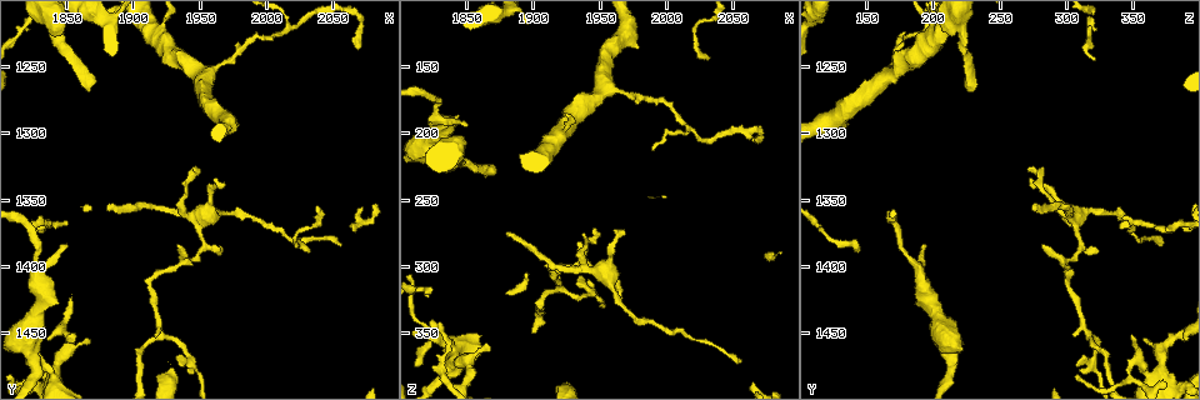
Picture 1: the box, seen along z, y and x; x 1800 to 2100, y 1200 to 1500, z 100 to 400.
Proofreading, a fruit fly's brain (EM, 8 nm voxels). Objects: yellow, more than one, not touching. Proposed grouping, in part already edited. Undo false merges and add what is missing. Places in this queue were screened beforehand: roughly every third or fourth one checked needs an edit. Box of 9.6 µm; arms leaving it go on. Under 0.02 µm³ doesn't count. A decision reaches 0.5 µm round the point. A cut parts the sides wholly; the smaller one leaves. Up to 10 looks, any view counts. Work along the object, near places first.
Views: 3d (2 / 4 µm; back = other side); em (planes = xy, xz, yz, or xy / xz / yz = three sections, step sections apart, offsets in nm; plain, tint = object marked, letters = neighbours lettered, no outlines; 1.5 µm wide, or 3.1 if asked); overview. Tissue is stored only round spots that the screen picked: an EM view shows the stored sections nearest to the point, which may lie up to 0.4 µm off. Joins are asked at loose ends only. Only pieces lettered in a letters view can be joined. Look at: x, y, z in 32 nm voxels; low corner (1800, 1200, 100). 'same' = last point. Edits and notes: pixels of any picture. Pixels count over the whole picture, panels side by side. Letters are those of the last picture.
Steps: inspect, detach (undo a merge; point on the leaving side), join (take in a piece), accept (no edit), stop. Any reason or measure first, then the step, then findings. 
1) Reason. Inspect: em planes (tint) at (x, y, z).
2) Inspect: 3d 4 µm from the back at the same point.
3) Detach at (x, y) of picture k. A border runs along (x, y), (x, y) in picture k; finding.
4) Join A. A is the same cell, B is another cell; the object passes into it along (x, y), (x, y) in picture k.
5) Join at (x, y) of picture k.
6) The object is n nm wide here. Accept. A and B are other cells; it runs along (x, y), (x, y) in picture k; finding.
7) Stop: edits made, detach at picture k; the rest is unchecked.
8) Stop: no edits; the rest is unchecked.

Inspect: em planes (letters) at (1864, 1264, 234).

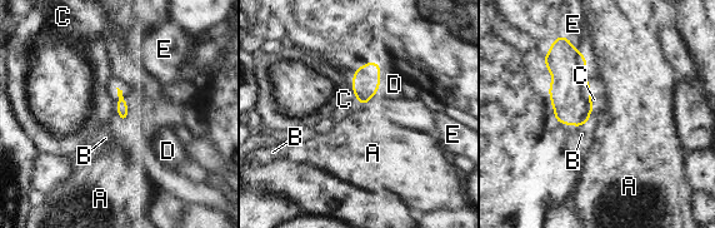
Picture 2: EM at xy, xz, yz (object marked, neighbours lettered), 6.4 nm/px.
Join D. D is the same cell, A, B, C and E are other cells; the object passes into it along (365, 84), (379, 80), (394, 84) in picture 2; it goes on there.

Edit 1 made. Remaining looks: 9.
Inspect: overview.

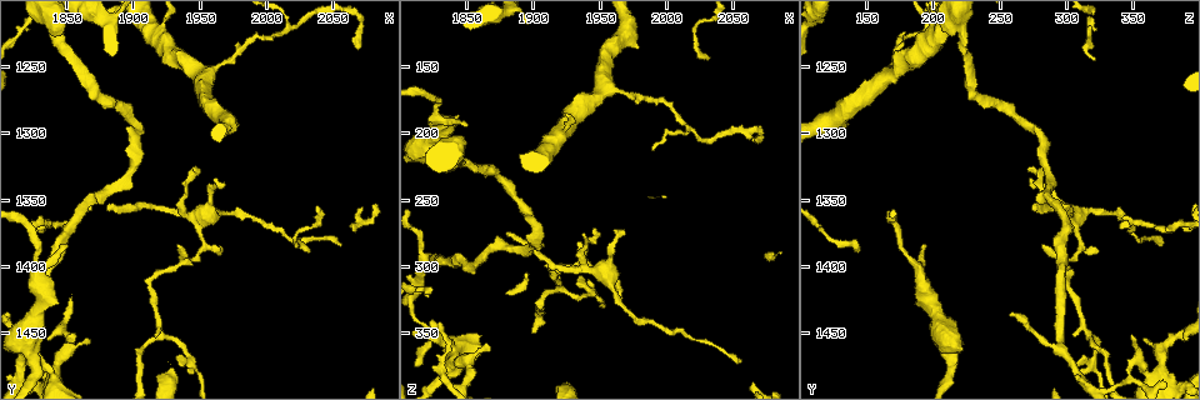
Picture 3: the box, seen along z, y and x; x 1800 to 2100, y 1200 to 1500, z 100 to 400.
Looks like a crossing. Inspect: em xz step 4 (tint) at (1954, 1362, 302).

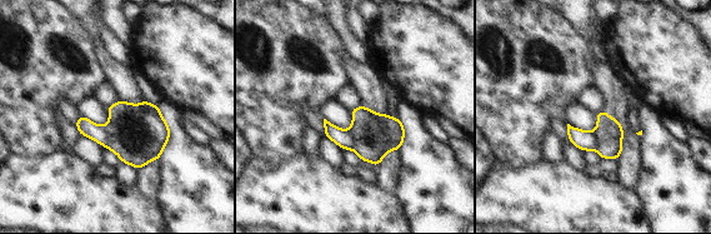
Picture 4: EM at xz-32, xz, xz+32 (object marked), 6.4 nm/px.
Cut it another way. Inspect: em planes (letters) at the same point.

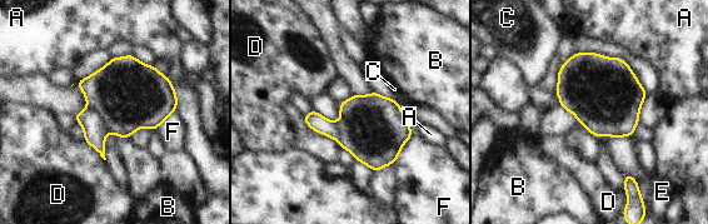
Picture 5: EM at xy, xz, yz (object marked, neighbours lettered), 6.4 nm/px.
The object is 420 nm wide here. Detach at (128, 95) of picture 5. A, B, C, D, E and F are other cells; a border runs along (89, 106), (99, 115), (109, 130) in picture 5; two neurons meet here.

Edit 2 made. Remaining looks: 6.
See it whole again. Inspect: overview.

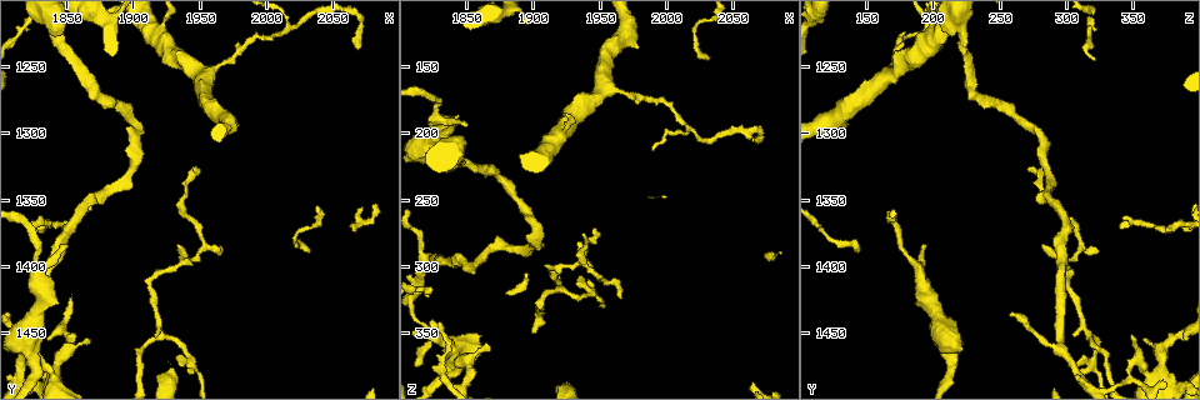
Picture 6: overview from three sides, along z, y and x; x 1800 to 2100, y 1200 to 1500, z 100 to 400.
A fork. Inspect: em planes (letters) at (2018, 1222, 198).

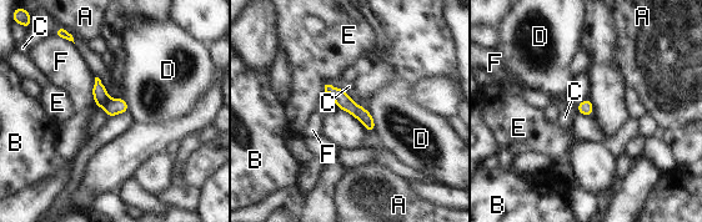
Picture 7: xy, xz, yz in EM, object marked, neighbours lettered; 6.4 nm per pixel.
Detach at (100, 94) of picture 7. A, B, C, D, E and F are other cells; a border runs along (108, 100), (103, 105) in picture 7; two neurons meet here.

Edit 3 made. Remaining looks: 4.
See it whole again. Inspect: overview.

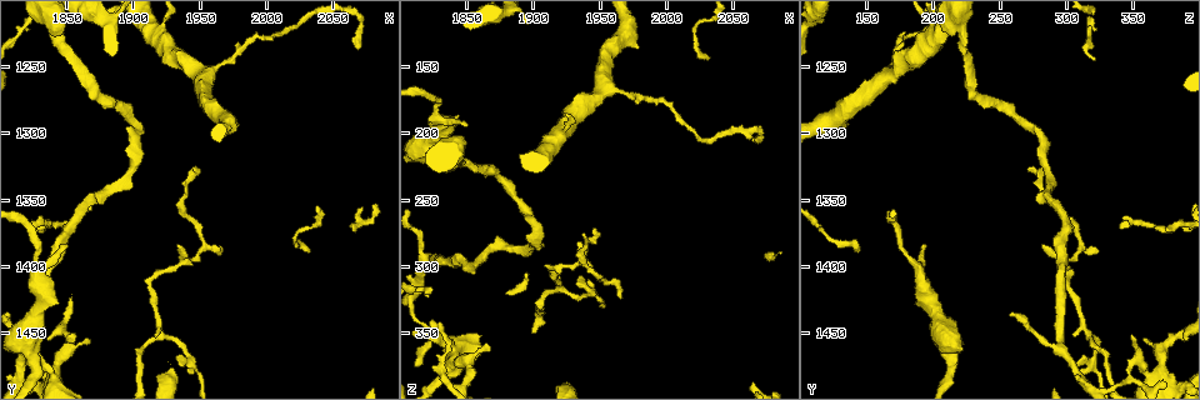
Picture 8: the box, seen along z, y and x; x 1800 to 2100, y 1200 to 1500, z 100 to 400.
Inspect: em planes (letters) at (1870, 1456, 362).

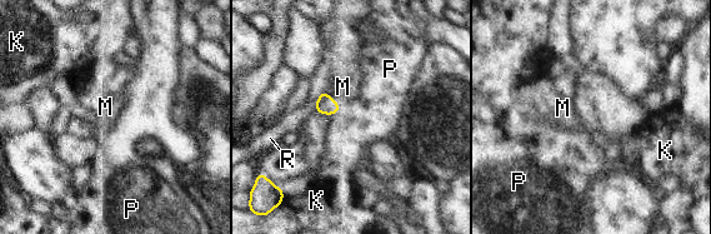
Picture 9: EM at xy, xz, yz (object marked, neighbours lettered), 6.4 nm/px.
The object is 110 nm wide here. Accept. K, M, P and R are other cells; a border runs along (341, 106), (339, 110) in picture 9; no lettered piece goes on from it.

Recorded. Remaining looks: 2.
Stop: edits made, join at picture 2, detach at picture 5, detach at picture 7; the rest is unchecked.

